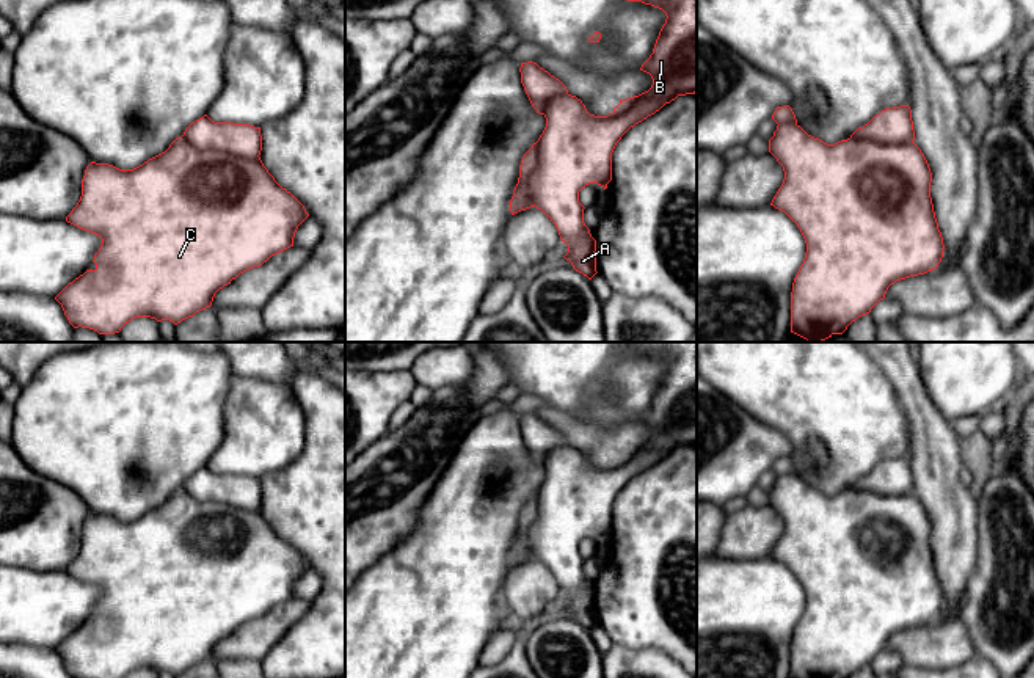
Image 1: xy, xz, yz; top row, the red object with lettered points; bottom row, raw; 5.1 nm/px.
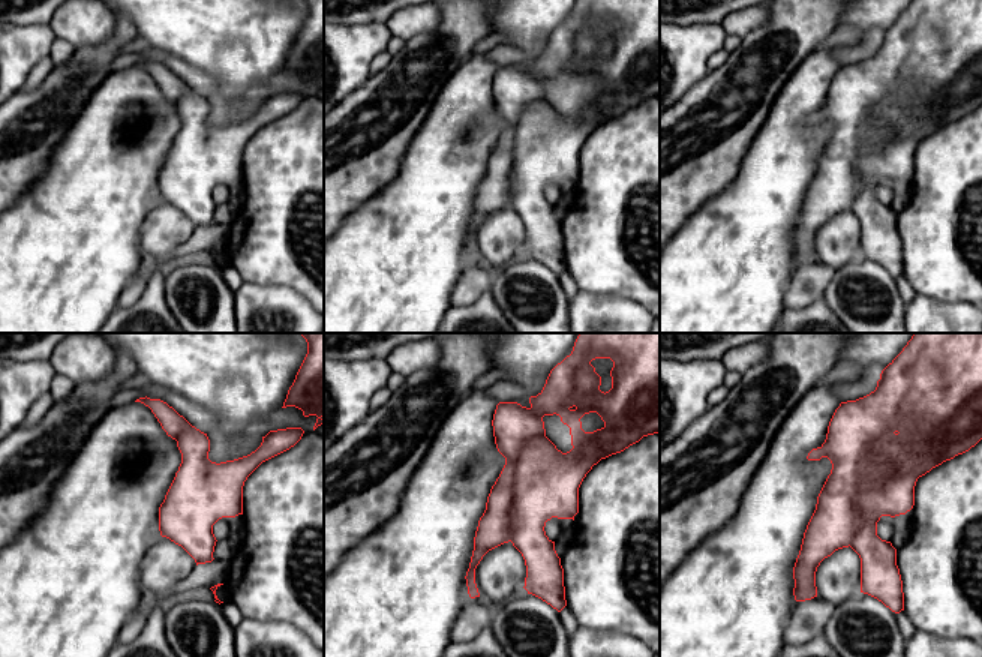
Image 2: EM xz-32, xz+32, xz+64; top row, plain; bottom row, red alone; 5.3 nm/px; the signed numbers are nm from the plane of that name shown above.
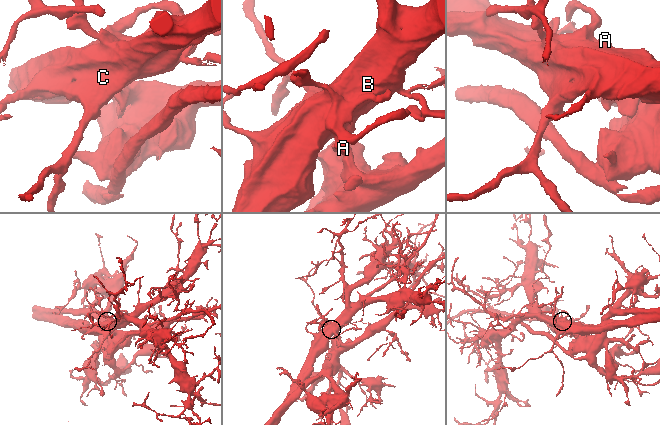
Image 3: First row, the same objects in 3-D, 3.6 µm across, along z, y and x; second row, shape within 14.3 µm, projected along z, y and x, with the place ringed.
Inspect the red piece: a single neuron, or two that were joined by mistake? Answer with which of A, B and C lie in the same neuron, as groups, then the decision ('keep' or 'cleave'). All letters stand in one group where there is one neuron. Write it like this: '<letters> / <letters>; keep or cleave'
A / B C; cleave

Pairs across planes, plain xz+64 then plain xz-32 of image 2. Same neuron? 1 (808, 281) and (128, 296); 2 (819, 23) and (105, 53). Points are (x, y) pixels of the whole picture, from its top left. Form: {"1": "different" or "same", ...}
{"1": "same", "2": "same"}

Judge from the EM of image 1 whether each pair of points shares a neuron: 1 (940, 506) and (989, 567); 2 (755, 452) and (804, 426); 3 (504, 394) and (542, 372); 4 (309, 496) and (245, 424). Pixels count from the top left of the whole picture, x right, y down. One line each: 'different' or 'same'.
1: different
2: different
3: different
4: different

